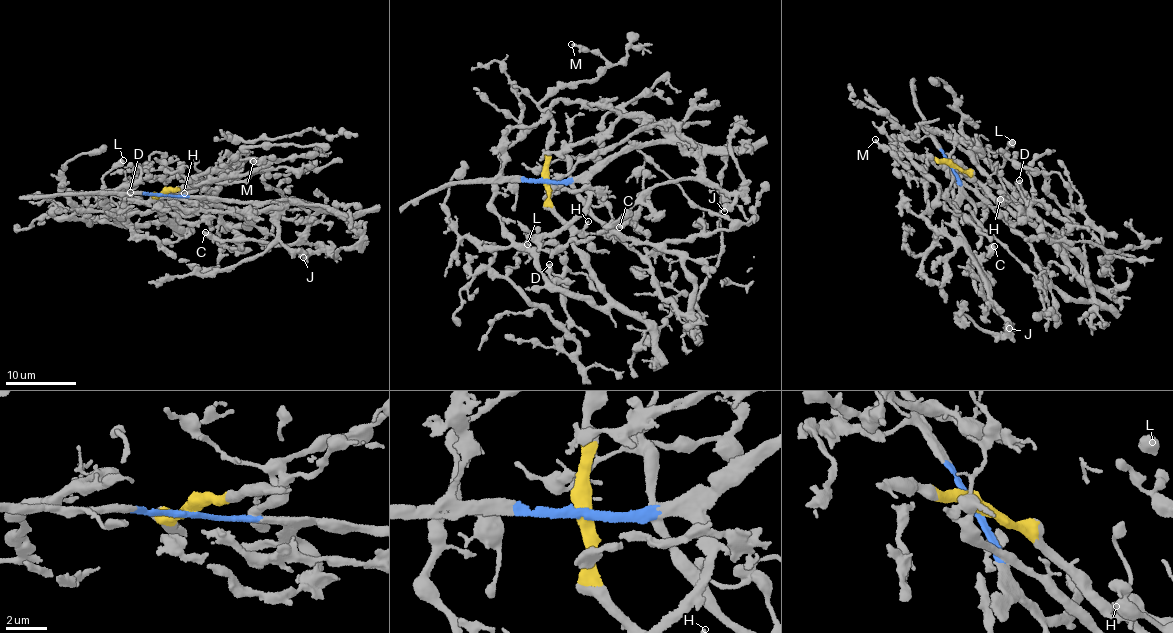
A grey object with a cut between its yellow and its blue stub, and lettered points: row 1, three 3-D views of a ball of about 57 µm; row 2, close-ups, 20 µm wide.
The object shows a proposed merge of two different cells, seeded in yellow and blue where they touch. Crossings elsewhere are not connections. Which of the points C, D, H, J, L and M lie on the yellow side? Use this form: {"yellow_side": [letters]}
{"yellow_side": ["D", "H", "L", "M"]}

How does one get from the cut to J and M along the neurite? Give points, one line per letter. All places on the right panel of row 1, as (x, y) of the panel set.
J: (952, 167), (962, 201), (956, 223), (980, 273), (981, 295), (1010, 328)
M: (952, 166), (909, 155), (895, 144), (895, 153), (908, 167), (875, 139)

